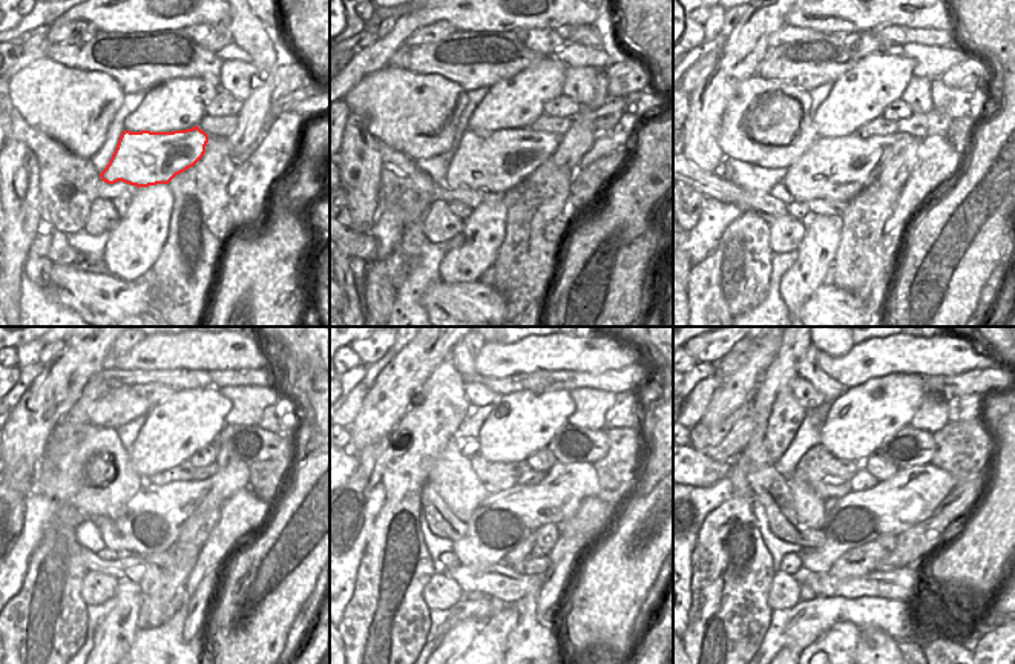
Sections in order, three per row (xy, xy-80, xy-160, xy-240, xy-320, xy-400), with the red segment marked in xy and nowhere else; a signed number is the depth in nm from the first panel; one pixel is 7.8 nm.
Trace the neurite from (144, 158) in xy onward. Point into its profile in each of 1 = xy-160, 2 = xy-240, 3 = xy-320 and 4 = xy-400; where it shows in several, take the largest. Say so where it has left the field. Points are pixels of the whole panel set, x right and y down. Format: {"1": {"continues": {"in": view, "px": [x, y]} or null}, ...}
{"1": {"continues": {"in": "xy-160", "px": [836, 167]}}, "2": {"continues": {"in": "xy-240", "px": [151, 522]}}, "3": {"continues": {"in": "xy-320", "px": [503, 520]}}, "4": {"continues": {"in": "xy-400", "px": [890, 508]}}}

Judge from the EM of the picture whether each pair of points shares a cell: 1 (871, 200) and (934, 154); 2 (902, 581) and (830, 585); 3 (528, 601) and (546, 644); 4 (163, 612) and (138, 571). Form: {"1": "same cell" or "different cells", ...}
{"1": "different cells", "2": "same cell", "3": "same cell", "4": "different cells"}

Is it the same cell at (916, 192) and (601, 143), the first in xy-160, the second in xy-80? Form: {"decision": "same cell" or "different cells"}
{"decision": "same cell"}

